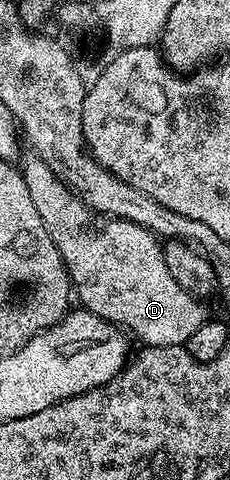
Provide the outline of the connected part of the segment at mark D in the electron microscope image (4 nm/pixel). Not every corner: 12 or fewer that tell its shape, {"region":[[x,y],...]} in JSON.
{"region":[[40,155],[20,172],[76,301],[184,346],[204,301],[157,235],[89,206]]}

